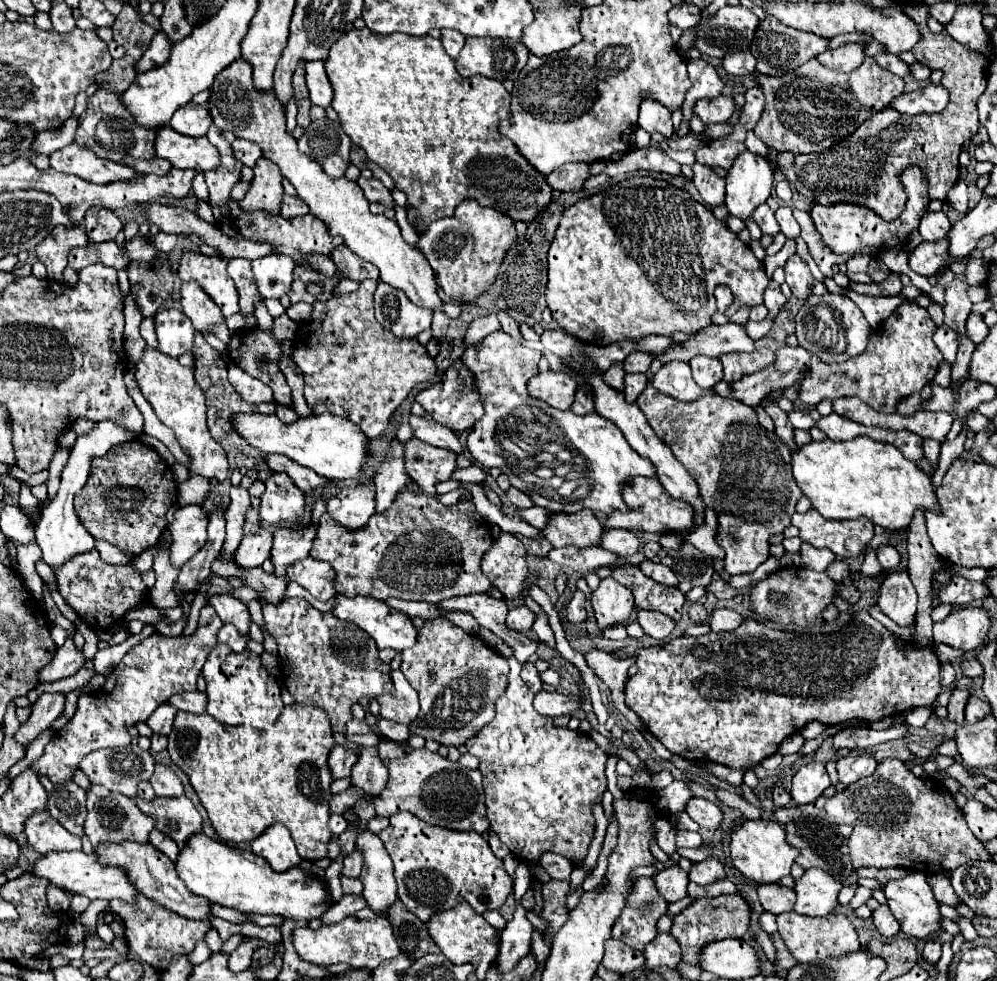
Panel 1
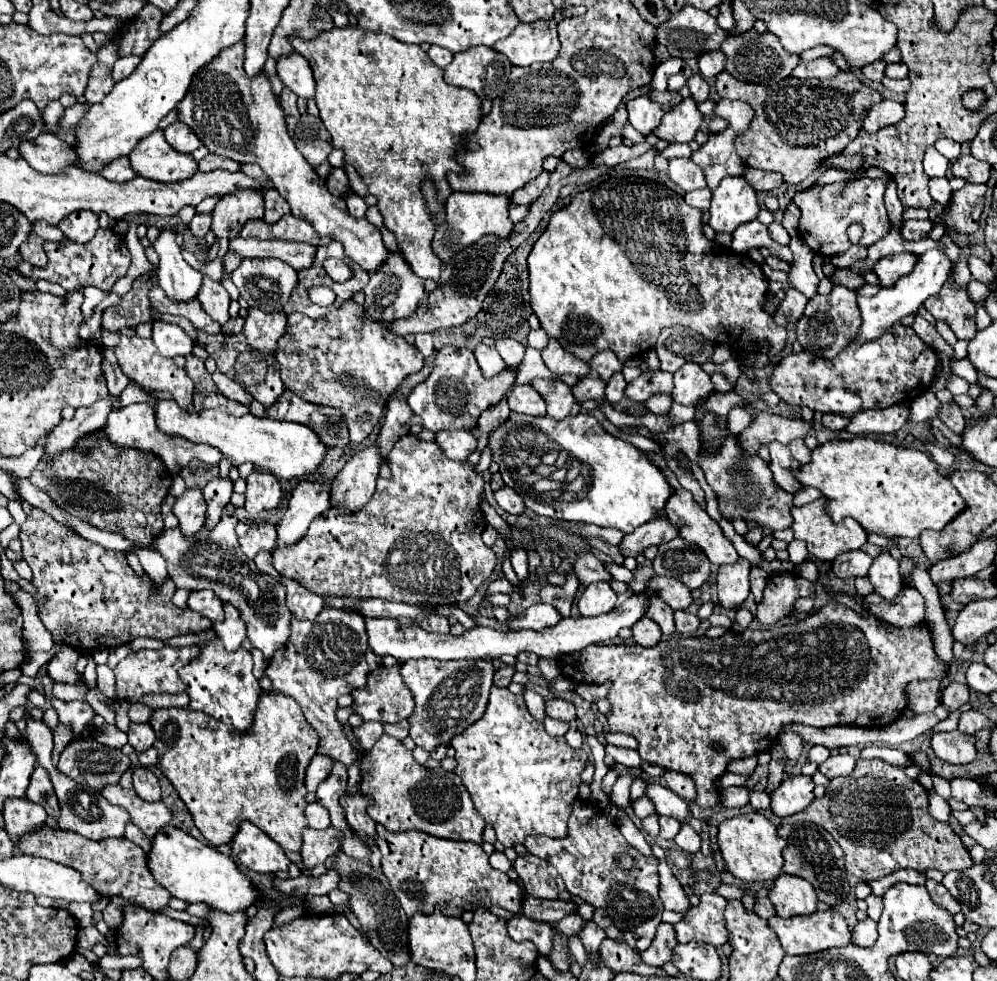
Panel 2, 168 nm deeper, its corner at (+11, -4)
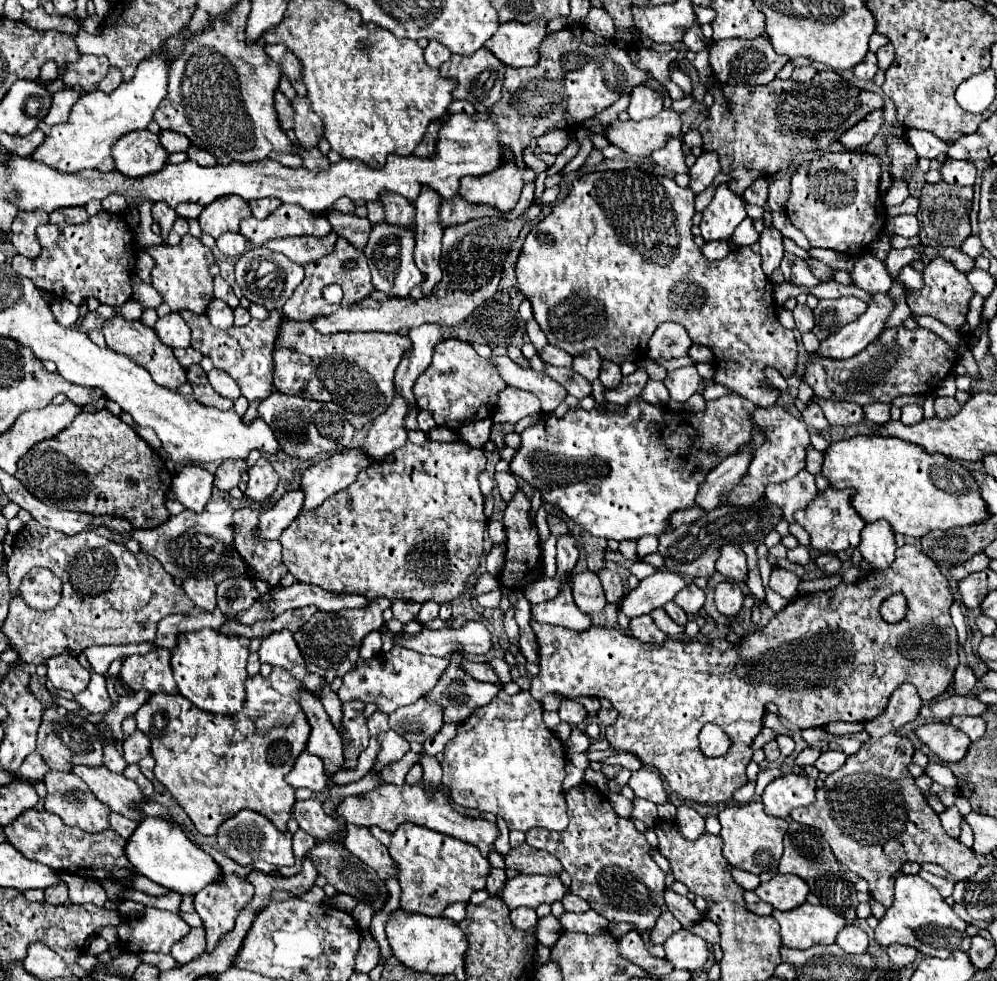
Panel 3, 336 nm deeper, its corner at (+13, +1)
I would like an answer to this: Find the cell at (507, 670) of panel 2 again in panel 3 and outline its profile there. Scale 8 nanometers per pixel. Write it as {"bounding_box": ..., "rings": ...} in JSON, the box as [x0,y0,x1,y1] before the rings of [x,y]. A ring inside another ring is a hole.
{"bounding_box":[462,659,500,683],"rings":[[[464,659],[462,661],[462,669],[476,681],[488,681],[488,683],[500,683],[500,679],[496,677],[496,673],[492,671],[492,667],[488,667],[486,663],[474,663]]]}

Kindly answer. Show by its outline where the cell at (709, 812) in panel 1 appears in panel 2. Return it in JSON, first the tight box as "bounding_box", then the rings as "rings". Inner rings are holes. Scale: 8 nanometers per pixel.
{"bounding_box":[646,784,690,822],"rings":[[[650,784],[646,790],[646,796],[654,802],[656,812],[664,816],[672,816],[680,822],[684,822],[690,816],[690,806],[684,798],[670,792],[668,788],[662,788],[660,784]]]}

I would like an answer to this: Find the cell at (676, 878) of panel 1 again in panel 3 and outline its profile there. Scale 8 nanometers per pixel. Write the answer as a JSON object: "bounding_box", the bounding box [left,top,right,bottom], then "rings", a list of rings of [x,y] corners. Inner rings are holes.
{"bounding_box":[666,889,704,929],"rings":[[[670,889],[666,891],[666,907],[682,923],[684,929],[690,929],[692,925],[704,919],[704,915],[694,907],[692,901],[688,901],[688,897],[680,897]]]}

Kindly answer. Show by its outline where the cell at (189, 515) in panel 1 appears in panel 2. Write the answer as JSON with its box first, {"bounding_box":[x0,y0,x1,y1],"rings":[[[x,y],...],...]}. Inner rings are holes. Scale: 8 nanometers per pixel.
{"bounding_box":[172,490,206,538],"rings":[[[188,490],[186,494],[176,498],[176,504],[172,508],[174,516],[178,518],[178,528],[186,538],[192,538],[202,526],[204,526],[204,514],[206,504],[200,490]]]}

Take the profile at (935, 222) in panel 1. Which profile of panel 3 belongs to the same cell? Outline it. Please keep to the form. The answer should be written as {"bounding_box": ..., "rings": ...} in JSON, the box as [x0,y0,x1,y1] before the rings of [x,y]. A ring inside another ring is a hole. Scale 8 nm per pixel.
{"bounding_box":[886,215,918,237],"rings":[[[896,215],[896,217],[888,217],[886,233],[890,235],[900,235],[900,237],[914,237],[918,235],[918,219],[914,215]]]}

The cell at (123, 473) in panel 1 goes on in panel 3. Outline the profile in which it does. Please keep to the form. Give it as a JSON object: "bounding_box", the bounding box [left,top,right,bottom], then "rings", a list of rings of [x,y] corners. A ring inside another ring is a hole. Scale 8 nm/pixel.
{"bounding_box":[14,409,172,529],"rings":[[[106,409],[96,411],[96,413],[80,413],[80,417],[76,417],[76,421],[74,421],[68,429],[64,429],[62,433],[58,433],[58,435],[54,435],[54,437],[50,437],[50,439],[44,439],[44,441],[40,441],[40,443],[36,443],[36,445],[18,461],[18,471],[16,471],[14,477],[16,477],[22,485],[26,485],[26,489],[28,489],[34,497],[38,497],[40,501],[44,501],[46,505],[60,505],[60,509],[72,509],[72,511],[92,513],[92,515],[118,515],[118,517],[128,519],[136,529],[154,529],[154,527],[166,523],[168,517],[170,517],[170,513],[168,513],[168,509],[166,509],[164,503],[166,503],[166,493],[170,491],[170,479],[172,479],[172,475],[168,473],[168,469],[166,469],[166,465],[164,465],[164,459],[162,459],[142,437],[138,437],[132,427],[128,427],[126,423],[122,423],[118,417],[114,417],[114,415],[112,415],[110,411],[106,411]],[[128,479],[134,479],[134,481],[136,481],[136,487],[130,487],[130,485],[126,483]]]}

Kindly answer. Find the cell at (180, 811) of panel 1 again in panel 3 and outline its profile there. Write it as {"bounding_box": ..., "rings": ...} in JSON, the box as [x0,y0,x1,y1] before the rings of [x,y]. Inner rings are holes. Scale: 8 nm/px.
{"bounding_box":[72,765,146,821],"rings":[[[100,765],[100,767],[72,767],[72,773],[78,775],[88,785],[88,789],[96,795],[96,799],[102,801],[112,811],[132,817],[134,821],[144,819],[142,813],[136,813],[136,809],[132,809],[134,803],[146,799],[134,781],[122,777],[120,773],[108,771],[104,765]]]}

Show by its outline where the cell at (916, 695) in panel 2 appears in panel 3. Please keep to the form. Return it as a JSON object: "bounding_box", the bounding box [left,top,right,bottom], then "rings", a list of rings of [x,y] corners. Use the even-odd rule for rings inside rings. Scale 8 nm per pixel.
{"bounding_box":[792,685,980,907],"rings":[[[900,685],[900,689],[892,693],[884,713],[864,723],[870,739],[862,743],[858,753],[846,759],[846,765],[824,779],[824,787],[816,789],[814,805],[792,811],[794,821],[822,831],[836,859],[866,879],[872,899],[884,907],[892,905],[894,879],[908,861],[940,865],[954,875],[954,879],[968,879],[980,867],[970,847],[946,835],[938,815],[908,773],[914,747],[896,728],[914,721],[920,707],[922,703],[916,689],[912,689],[912,685]]]}

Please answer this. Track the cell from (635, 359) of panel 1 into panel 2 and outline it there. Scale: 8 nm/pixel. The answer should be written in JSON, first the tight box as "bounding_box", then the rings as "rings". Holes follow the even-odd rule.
{"bounding_box":[590,350,624,382],"rings":[[[604,350],[604,352],[598,352],[598,354],[590,360],[590,368],[596,370],[604,382],[608,382],[612,374],[622,372],[624,364],[616,358],[616,354],[614,354],[612,350]]]}

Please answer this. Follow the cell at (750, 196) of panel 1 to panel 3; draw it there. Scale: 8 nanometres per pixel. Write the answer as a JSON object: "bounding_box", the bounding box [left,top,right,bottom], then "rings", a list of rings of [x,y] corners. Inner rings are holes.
{"bounding_box":[700,185,746,241],"rings":[[[720,185],[710,205],[702,211],[700,235],[704,241],[728,241],[734,229],[746,219],[744,205],[746,203],[742,197],[736,197],[726,185]]]}

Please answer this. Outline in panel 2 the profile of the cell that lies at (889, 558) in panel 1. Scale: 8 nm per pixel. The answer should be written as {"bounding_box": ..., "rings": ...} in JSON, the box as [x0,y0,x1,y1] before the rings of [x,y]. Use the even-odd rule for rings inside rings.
{"bounding_box":[832,550,874,578],"rings":[[[852,550],[850,554],[840,554],[834,562],[832,562],[832,570],[838,578],[856,578],[856,576],[868,576],[868,570],[872,566],[874,558],[868,556],[862,550]]]}

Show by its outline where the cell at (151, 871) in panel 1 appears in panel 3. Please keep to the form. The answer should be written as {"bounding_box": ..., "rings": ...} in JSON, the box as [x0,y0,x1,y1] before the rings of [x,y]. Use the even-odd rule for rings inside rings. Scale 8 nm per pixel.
{"bounding_box":[4,809,126,881],"rings":[[[28,809],[20,813],[16,821],[4,827],[4,835],[8,843],[14,845],[24,857],[48,865],[56,871],[80,873],[82,877],[90,877],[96,881],[116,879],[116,865],[118,865],[116,861],[126,861],[124,857],[126,841],[112,829],[106,829],[102,833],[84,833],[76,827],[68,827],[62,819],[58,819],[48,811]]]}

